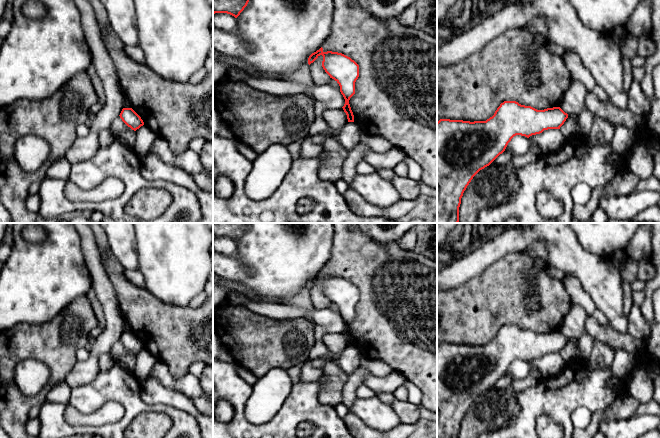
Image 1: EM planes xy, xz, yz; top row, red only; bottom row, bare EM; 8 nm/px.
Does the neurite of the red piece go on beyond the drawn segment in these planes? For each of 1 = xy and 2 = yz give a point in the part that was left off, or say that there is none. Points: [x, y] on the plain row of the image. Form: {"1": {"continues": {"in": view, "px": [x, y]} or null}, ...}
{"1": {"continues": null}, "2": {"continues": null}}

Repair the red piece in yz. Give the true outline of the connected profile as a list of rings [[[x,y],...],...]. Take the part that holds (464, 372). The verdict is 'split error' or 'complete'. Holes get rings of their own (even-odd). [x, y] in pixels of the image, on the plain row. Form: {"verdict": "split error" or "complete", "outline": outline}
{"verdict": "complete", "outline": [[[504,325],[486,345],[440,343],[437,346],[437,438],[459,438],[461,422],[473,401],[489,390],[516,359],[529,362],[548,353],[560,353],[568,338],[560,331],[537,334],[516,325]]]}

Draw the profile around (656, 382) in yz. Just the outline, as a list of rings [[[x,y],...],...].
[[[660,375],[653,380],[653,398],[656,402],[660,402]]]

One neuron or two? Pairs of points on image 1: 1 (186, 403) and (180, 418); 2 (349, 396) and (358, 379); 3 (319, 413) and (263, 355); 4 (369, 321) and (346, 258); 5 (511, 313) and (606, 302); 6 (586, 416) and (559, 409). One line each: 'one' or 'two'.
1: two
2: one
3: two
4: one
5: two
6: two

